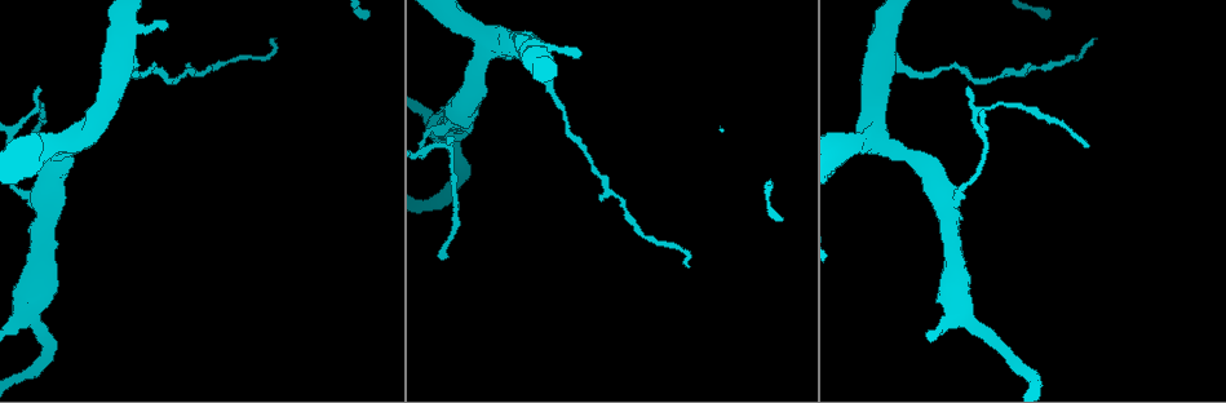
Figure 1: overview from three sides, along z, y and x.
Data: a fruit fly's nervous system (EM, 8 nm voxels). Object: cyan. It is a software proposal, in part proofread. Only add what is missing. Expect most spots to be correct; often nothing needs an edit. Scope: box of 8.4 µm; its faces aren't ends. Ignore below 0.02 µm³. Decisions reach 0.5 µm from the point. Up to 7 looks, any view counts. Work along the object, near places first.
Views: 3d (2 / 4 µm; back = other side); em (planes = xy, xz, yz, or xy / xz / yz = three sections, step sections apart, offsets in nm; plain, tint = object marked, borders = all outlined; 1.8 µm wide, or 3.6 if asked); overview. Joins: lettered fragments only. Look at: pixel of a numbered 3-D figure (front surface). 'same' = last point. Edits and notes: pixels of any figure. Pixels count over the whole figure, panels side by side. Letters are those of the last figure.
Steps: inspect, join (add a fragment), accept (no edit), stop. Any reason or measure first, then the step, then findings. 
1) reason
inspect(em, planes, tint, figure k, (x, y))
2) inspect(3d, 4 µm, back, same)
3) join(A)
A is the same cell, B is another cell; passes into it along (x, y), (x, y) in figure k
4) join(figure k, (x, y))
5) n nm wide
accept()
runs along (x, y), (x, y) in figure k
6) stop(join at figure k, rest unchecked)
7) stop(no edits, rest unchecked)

abrupt turn
inspect(em, planes, tint, figure 1, (442, 145))

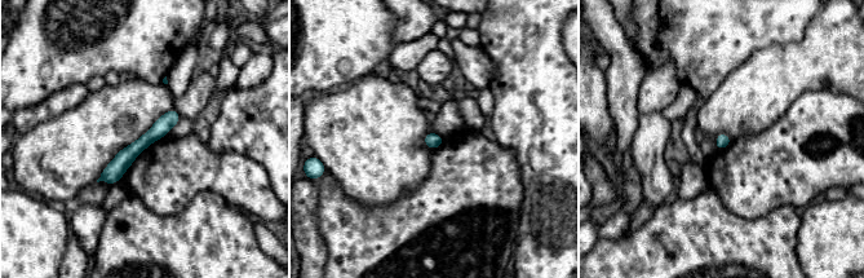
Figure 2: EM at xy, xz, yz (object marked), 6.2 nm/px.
inspect(em, planes, borders, same)

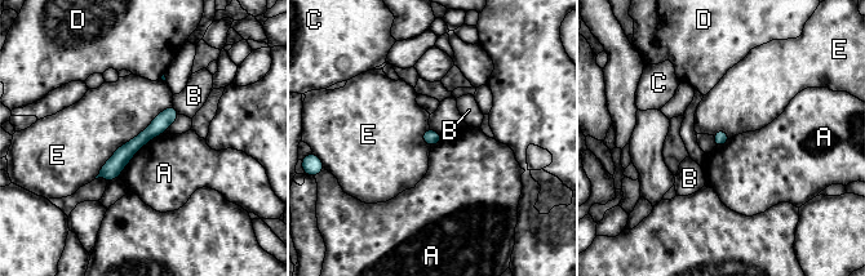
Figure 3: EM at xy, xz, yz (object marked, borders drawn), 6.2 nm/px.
accept()
A, B, C, D and E are other cells; border along (172, 103), (124, 142), (94, 178) in figure 3; no lettered fragment goes on from it

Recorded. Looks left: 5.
small branch off a trunk
inspect(3d, 4 µm, figure 1, (446, 123))

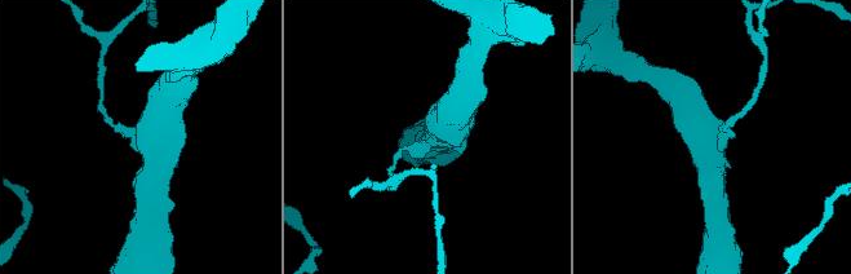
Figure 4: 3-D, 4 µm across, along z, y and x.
3 arms
inspect(em, 3.6 µm, planes, borders, figure 4, (145, 140))

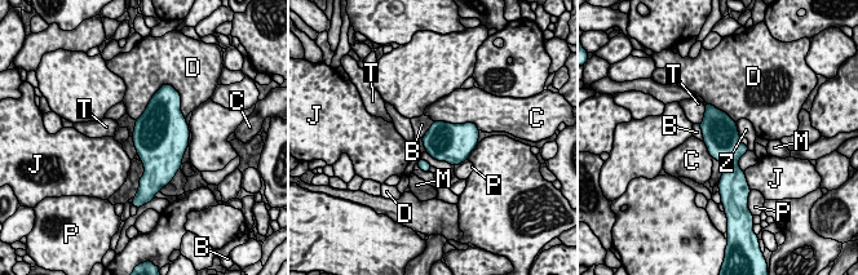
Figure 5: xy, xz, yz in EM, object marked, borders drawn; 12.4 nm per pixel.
accept()
B, C, D, J, M, P, T and Z are other cells; border along (698, 124), (704, 141) in figure 5; none of them fits

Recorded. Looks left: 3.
an open end
inspect(em, yz, step 4, borders, figure 1, (273, 38))

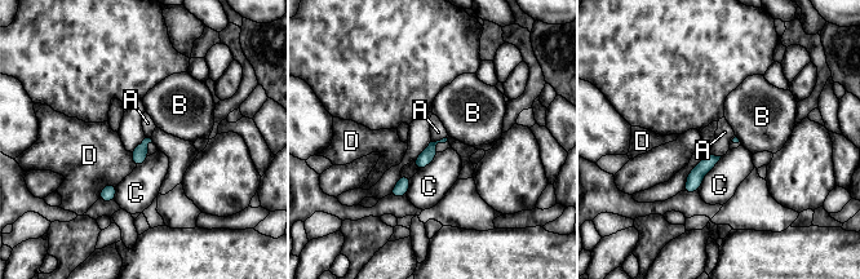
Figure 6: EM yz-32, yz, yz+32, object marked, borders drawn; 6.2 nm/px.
accept()
A, B, C and D are other cells; border along (446, 137), (431, 142) in figure 6; no lettered fragment goes on from it

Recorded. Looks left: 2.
stop(no edits, rest unchecked)

